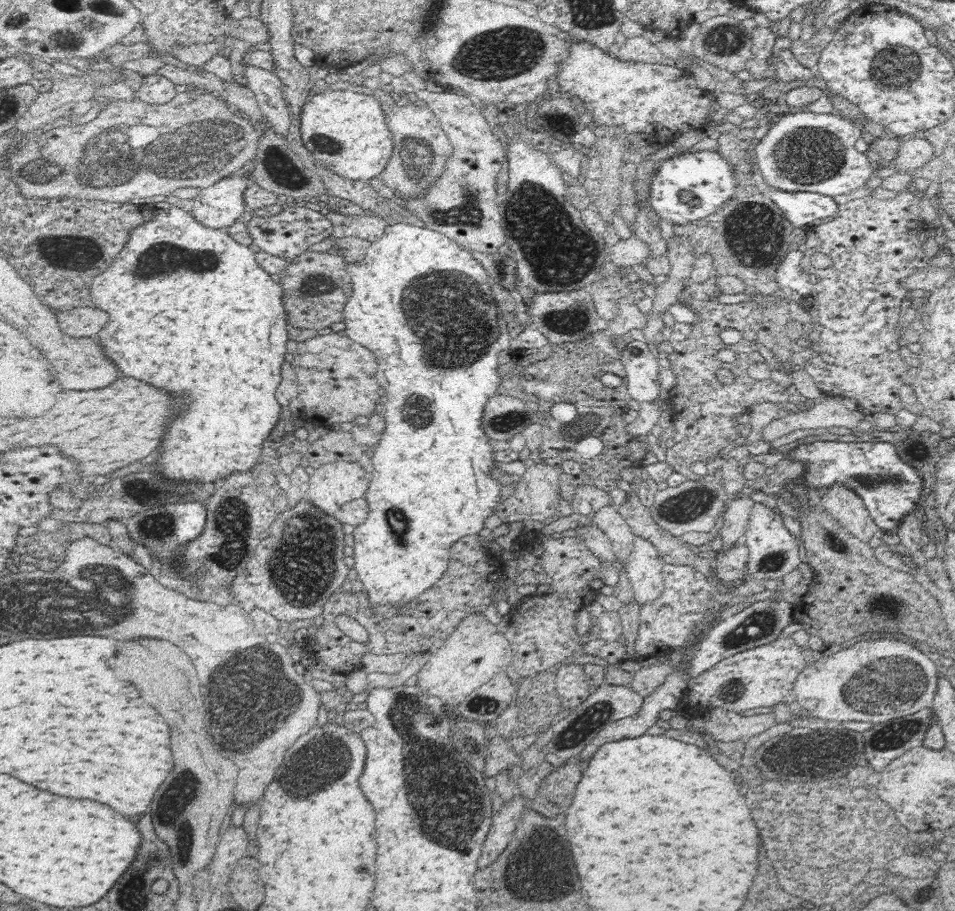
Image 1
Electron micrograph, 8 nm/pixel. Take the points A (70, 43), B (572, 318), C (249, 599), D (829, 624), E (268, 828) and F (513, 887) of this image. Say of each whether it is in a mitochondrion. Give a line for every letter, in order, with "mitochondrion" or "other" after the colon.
A: other
B: mitochondrion
C: other
D: other
E: other
F: other

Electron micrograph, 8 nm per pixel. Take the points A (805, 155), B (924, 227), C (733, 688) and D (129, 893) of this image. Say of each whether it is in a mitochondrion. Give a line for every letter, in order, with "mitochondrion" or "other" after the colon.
A: mitochondrion
B: other
C: mitochondrion
D: mitochondrion

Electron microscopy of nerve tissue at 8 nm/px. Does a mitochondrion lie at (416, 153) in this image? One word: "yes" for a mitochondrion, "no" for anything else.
yes

